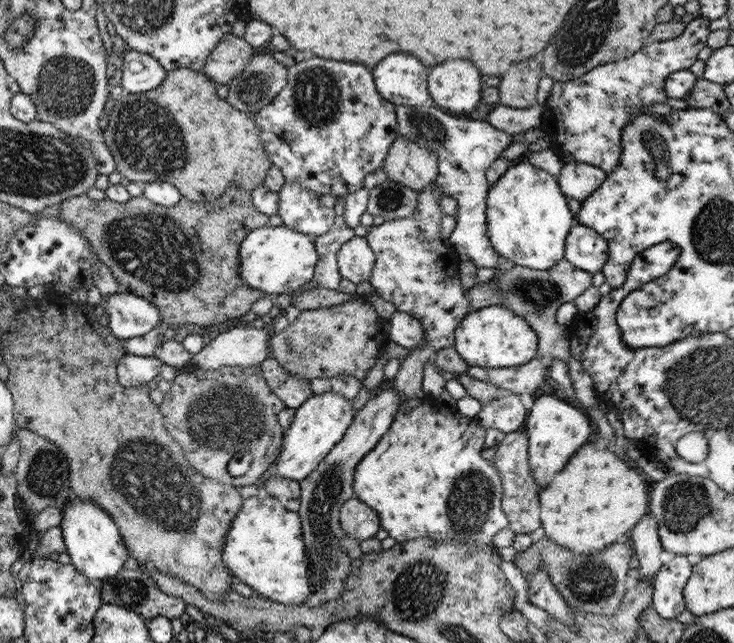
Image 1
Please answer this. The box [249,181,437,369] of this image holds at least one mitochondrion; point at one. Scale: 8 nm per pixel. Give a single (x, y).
(389, 199)

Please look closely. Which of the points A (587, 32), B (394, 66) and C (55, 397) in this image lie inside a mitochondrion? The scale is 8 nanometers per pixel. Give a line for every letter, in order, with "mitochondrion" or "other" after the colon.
A: mitochondrion
B: other
C: other

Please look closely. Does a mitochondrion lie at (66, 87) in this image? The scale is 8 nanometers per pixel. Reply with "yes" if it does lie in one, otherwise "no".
yes

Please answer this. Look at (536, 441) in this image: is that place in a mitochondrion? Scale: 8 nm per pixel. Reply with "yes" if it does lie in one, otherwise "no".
no

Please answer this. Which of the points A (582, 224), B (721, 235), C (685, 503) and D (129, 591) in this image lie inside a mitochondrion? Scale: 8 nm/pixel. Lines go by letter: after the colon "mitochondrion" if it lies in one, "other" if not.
A: other
B: mitochondrion
C: mitochondrion
D: mitochondrion

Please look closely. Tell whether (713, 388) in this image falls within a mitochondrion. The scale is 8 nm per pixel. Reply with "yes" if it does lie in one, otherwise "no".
yes

